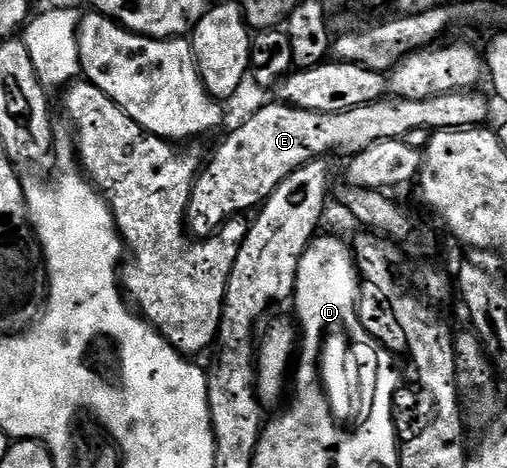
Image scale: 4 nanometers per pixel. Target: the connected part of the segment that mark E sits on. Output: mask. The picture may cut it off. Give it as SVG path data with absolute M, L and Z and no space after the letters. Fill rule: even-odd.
M453 90L440 96L428 96L424 100L408 100L397 96L387 96L381 102L369 102L360 108L329 114L328 112L310 112L304 108L288 106L285 102L271 101L271 106L262 106L251 118L246 118L228 135L215 152L210 164L203 167L195 179L193 191L186 209L187 229L197 239L208 238L219 227L233 216L242 216L255 208L261 207L270 193L273 192L292 172L315 160L325 159L325 154L335 150L338 154L353 156L364 152L380 140L393 138L405 139L413 130L460 130L478 128L490 114L486 98L474 90Z

